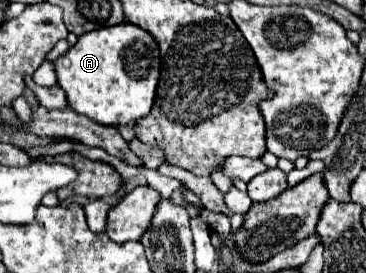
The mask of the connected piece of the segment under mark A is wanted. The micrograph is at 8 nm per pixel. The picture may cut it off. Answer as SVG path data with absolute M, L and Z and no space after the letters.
M119 23L113 27L101 27L81 35L79 41L71 47L71 51L55 59L53 65L57 85L65 91L67 103L75 113L85 115L103 125L127 125L129 121L137 121L143 115L149 115L157 91L161 57L155 39L147 31L143 31L133 23Z

